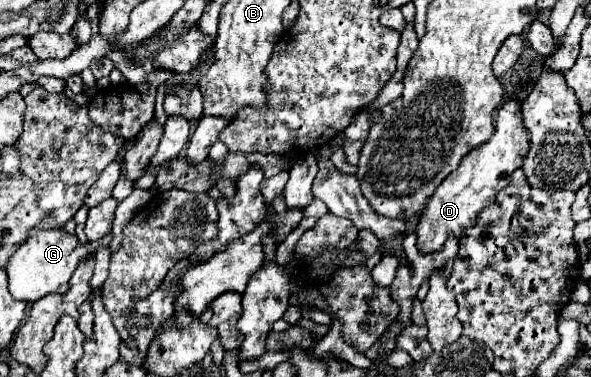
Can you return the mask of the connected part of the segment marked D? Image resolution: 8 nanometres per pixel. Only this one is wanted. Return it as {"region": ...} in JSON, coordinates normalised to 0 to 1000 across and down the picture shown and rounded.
{"region":[[[860,268],[839,300],[836,358],[829,363],[829,374],[795,401],[782,422],[775,448],[755,480],[748,480],[741,491],[741,507],[734,507],[734,517],[728,523],[704,597],[707,671],[724,676],[724,671],[745,666],[761,618],[768,629],[778,629],[782,607],[799,602],[805,592],[809,565],[829,538],[836,538],[839,512],[849,507],[863,485],[863,464],[870,459],[870,448],[883,443],[890,406],[893,406],[893,342],[883,326],[880,273]]]}

